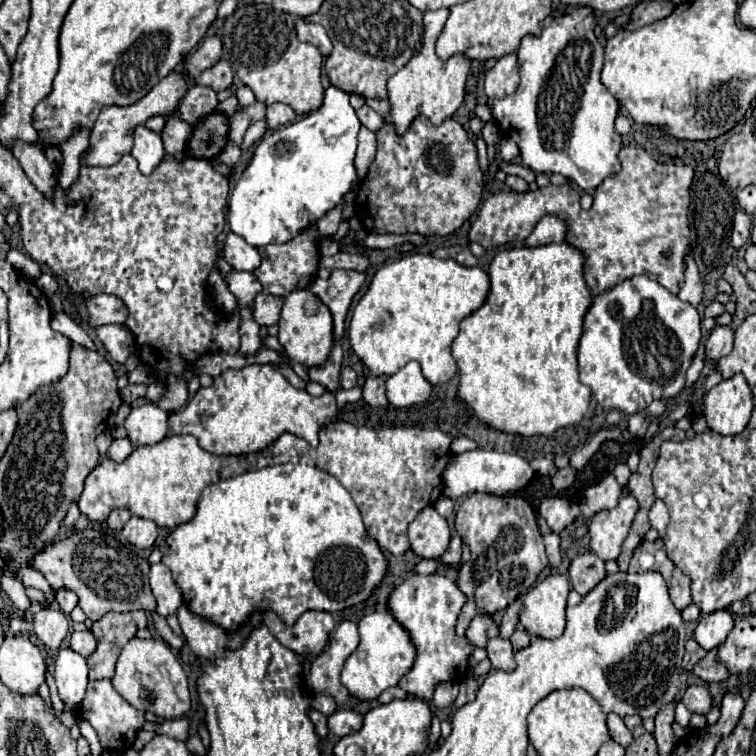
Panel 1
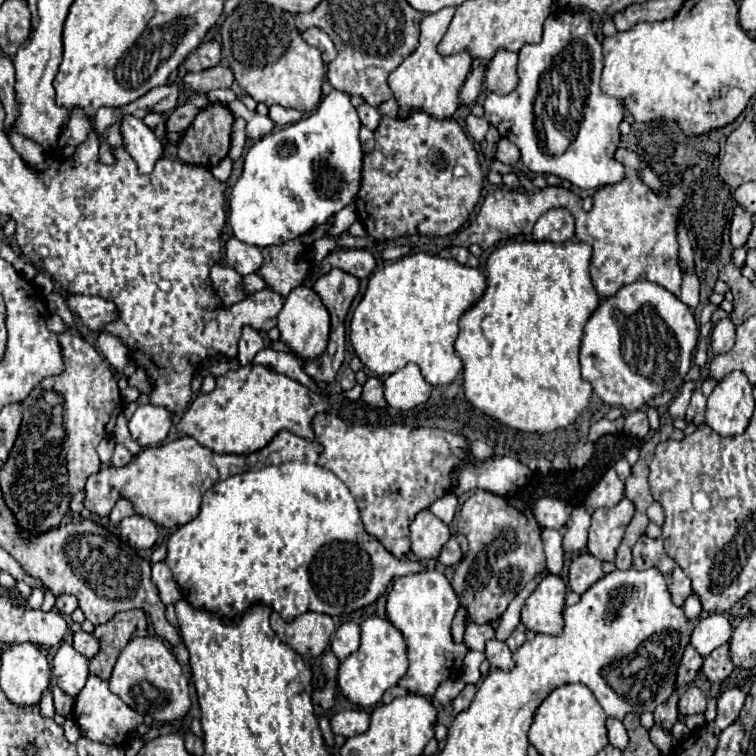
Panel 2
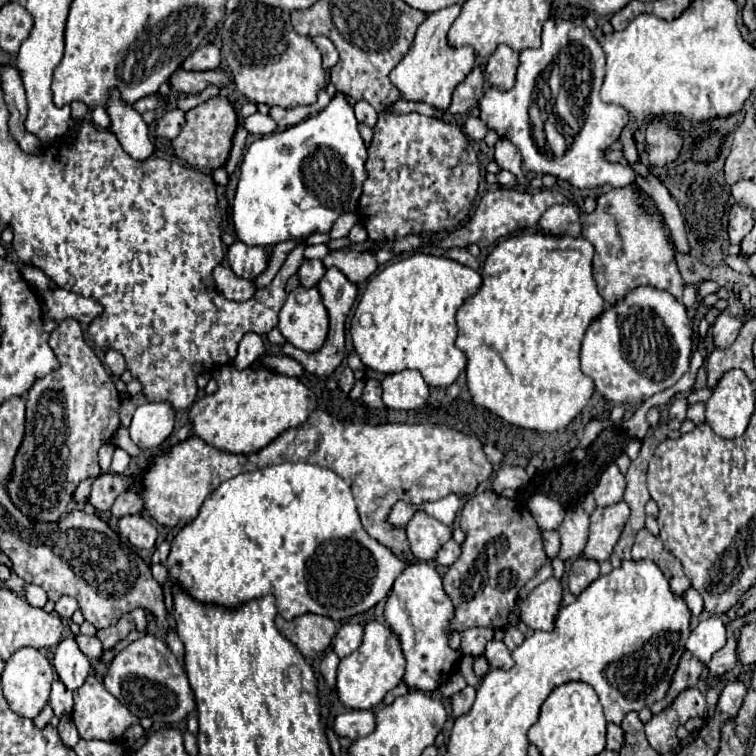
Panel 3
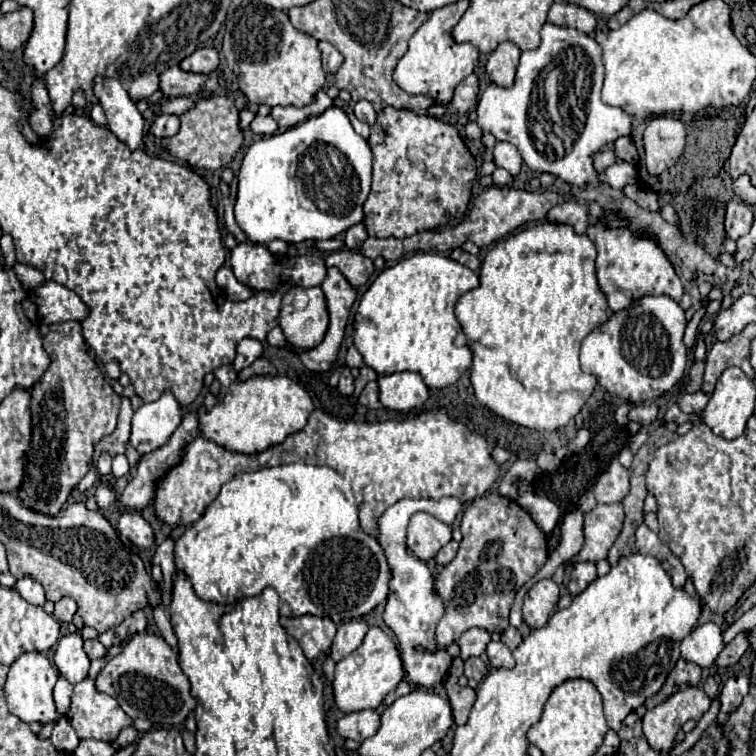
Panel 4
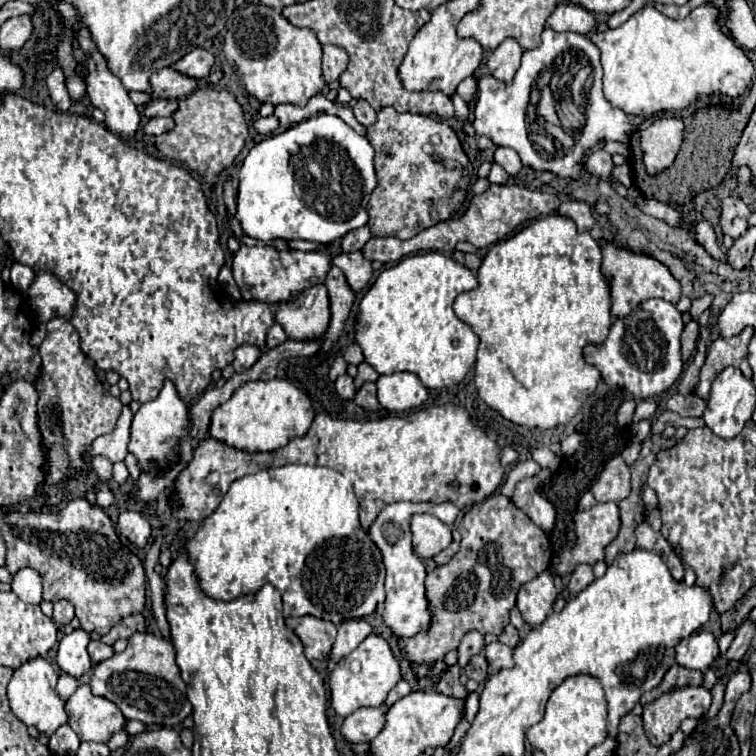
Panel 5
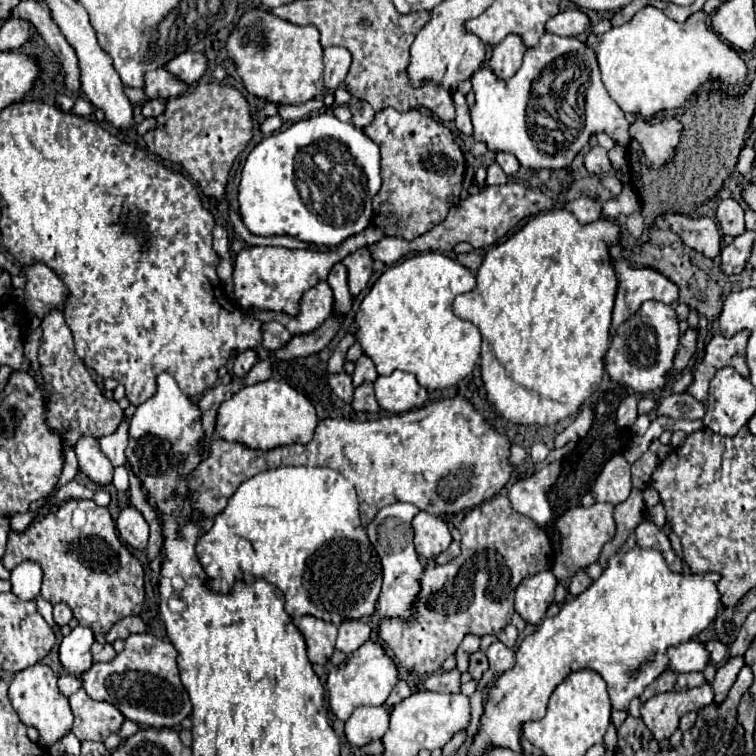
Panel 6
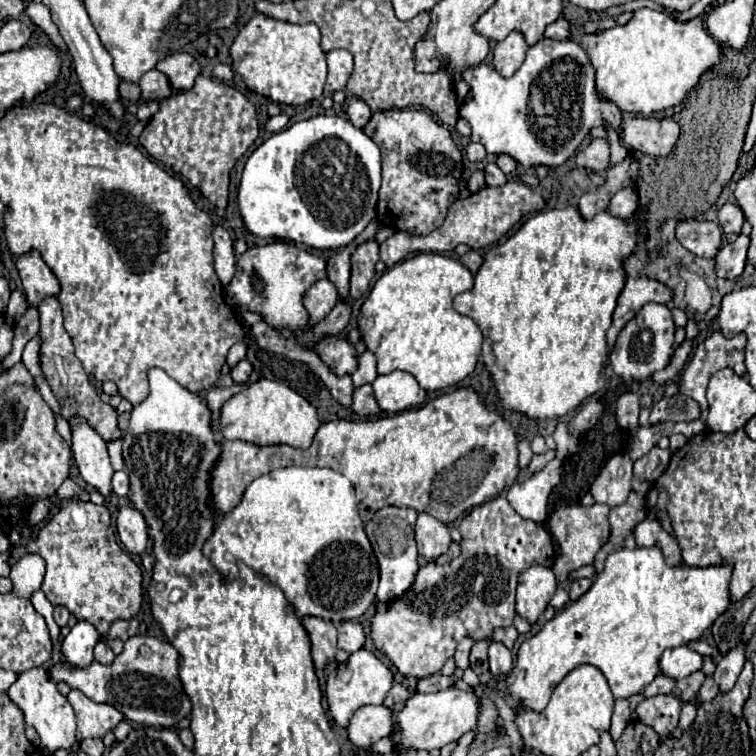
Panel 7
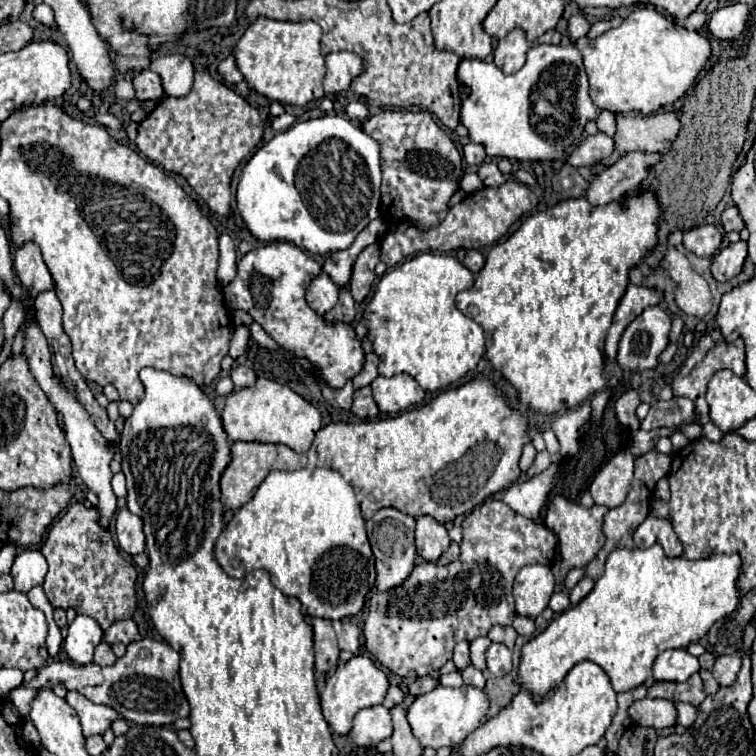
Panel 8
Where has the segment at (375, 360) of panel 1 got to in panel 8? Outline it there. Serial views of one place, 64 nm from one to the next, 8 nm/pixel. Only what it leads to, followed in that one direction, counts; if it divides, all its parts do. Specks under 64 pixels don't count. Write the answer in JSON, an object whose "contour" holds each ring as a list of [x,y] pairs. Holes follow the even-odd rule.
{"contour":[[[422,252],[390,268],[376,284],[374,296],[362,314],[362,322],[368,328],[368,338],[372,340],[372,348],[380,358],[378,372],[382,376],[394,376],[406,372],[426,392],[436,392],[448,388],[450,384],[458,382],[466,372],[474,370],[484,354],[484,332],[480,324],[476,324],[472,318],[466,318],[454,306],[456,294],[472,288],[472,284],[474,284],[472,272],[462,262],[446,254]]]}

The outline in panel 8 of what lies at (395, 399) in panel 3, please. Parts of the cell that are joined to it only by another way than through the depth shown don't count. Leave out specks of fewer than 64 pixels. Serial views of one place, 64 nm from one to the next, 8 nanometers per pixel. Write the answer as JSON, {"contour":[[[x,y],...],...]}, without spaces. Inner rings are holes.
{"contour":[[[396,374],[396,376],[378,376],[372,384],[372,396],[384,414],[398,414],[402,410],[408,410],[424,400],[424,390],[420,384],[408,376],[408,374]]]}

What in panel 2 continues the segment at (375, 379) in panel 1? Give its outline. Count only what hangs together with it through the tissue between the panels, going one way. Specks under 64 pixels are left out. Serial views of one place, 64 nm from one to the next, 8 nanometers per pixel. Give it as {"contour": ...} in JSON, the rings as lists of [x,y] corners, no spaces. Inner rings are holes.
{"contour":[[[372,376],[366,380],[364,384],[364,392],[362,392],[362,400],[368,402],[370,406],[376,408],[386,408],[386,400],[384,400],[384,384],[380,378]]]}

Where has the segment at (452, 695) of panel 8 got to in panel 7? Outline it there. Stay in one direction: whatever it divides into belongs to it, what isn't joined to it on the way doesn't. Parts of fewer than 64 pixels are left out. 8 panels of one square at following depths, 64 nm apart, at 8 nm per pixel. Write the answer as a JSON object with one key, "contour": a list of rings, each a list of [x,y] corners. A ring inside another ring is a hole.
{"contour":[[[458,688],[434,692],[434,694],[412,694],[402,710],[394,714],[394,722],[398,726],[398,732],[390,734],[392,746],[398,750],[434,750],[442,748],[454,740],[458,740],[464,732],[476,730],[478,722],[478,700],[474,692],[462,692]]]}

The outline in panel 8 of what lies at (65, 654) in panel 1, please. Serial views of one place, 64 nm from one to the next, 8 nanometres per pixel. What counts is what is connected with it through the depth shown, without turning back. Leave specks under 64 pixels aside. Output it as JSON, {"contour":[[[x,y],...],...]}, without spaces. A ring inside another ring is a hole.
{"contour":[[[76,616],[76,620],[68,626],[68,636],[64,638],[64,650],[76,664],[90,664],[94,656],[94,648],[102,642],[102,628],[90,616]]]}

